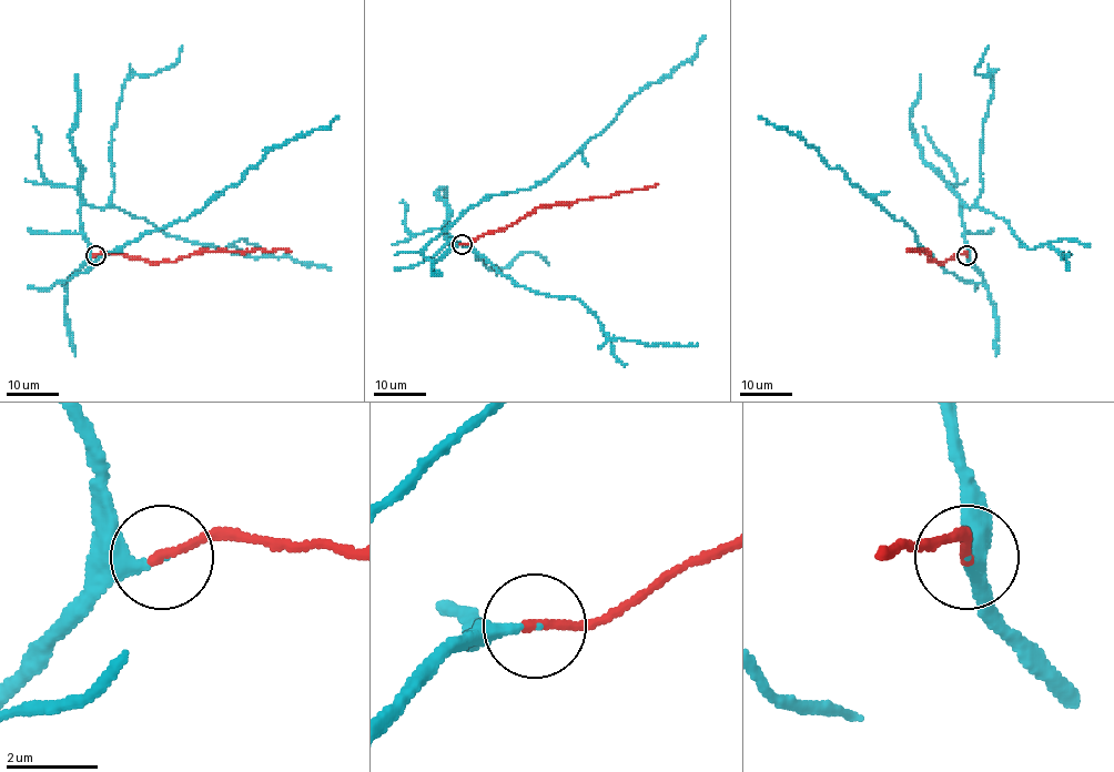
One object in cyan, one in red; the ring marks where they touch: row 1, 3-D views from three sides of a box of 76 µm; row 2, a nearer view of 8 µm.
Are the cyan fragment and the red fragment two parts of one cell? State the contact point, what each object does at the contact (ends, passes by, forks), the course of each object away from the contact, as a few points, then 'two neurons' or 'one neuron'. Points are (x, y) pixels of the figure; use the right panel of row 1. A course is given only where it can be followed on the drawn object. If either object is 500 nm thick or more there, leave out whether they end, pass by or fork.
(966, 255) | cyan ends | red ends | cyan via (966, 255), (982, 283), (947, 272), (902, 220), (854, 185), (841, 169), (829, 168), (799, 136), (758, 117) | red via (966, 255), (958, 253), (944, 263), (930, 261), (924, 251), (908, 252) | one neuron

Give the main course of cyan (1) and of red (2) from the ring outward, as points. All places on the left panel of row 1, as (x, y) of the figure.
1: (94, 255), (54, 283), (142, 234), (186, 220), (269, 151), (337, 117)
2: (94, 255), (119, 253), (152, 263), (173, 261), (205, 251), (292, 252)

